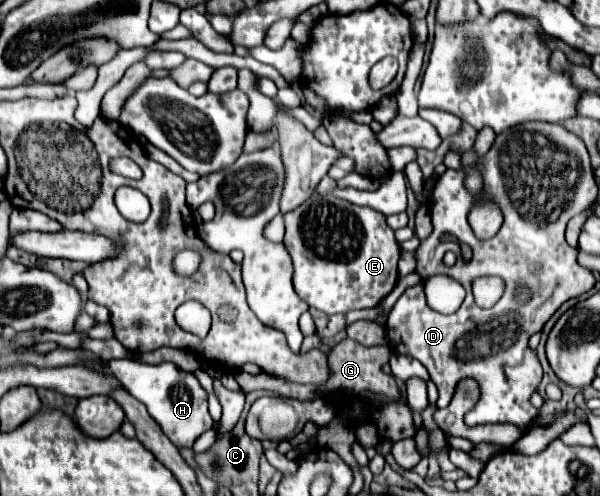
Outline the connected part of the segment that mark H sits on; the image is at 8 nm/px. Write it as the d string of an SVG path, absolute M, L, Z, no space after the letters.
M112 359L108 361L108 367L112 367L112 373L120 383L124 383L130 395L146 405L150 417L162 427L162 431L168 435L168 439L172 439L174 445L192 447L194 441L214 425L208 413L206 391L200 387L194 373L180 371L174 363L148 365L134 363L134 359Z

